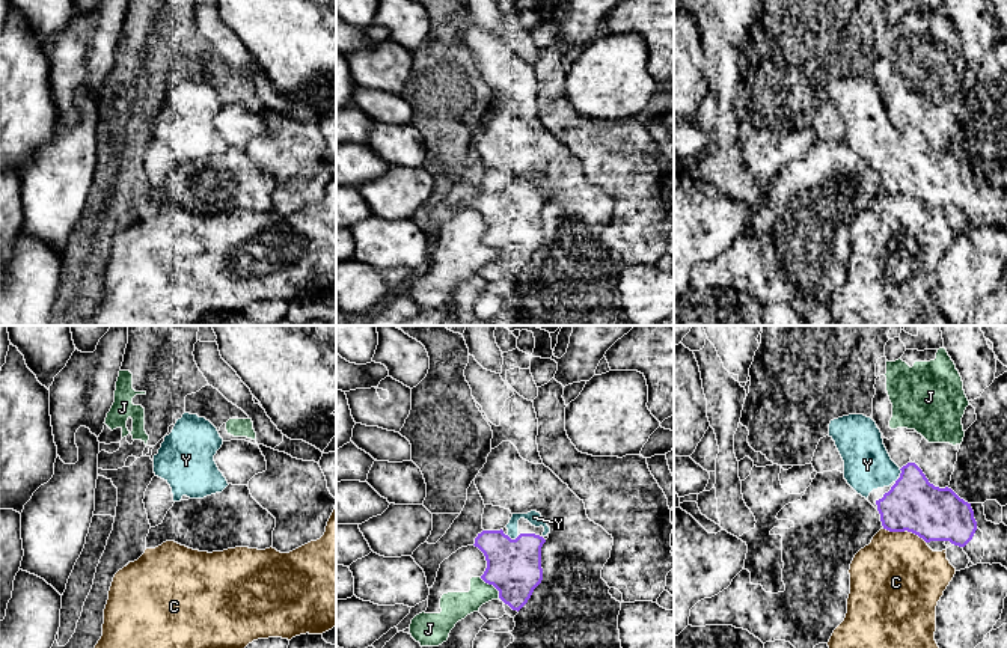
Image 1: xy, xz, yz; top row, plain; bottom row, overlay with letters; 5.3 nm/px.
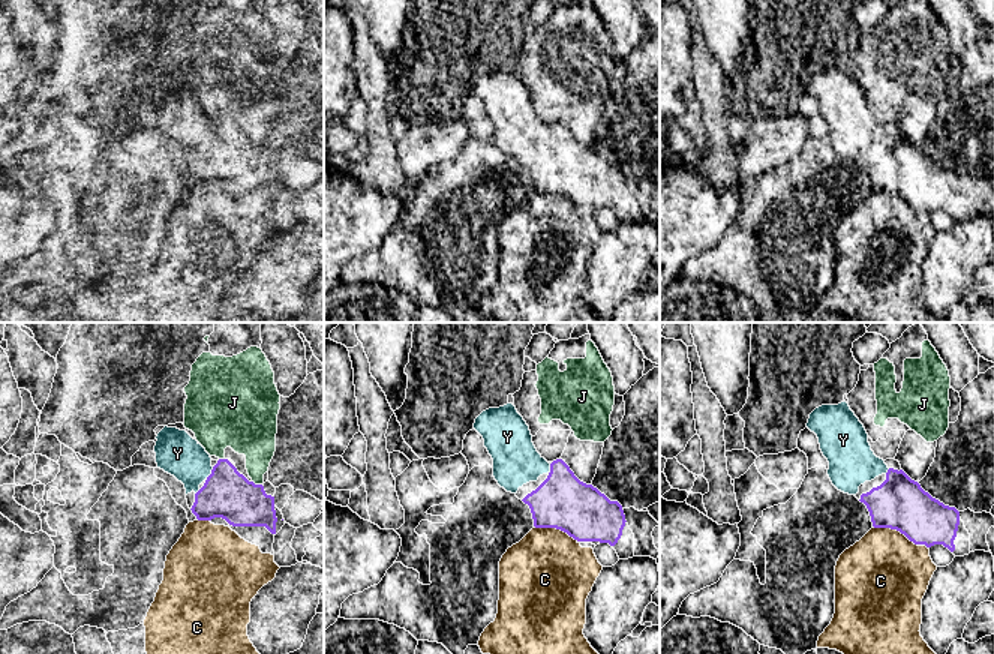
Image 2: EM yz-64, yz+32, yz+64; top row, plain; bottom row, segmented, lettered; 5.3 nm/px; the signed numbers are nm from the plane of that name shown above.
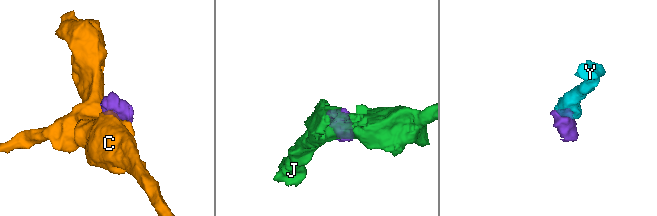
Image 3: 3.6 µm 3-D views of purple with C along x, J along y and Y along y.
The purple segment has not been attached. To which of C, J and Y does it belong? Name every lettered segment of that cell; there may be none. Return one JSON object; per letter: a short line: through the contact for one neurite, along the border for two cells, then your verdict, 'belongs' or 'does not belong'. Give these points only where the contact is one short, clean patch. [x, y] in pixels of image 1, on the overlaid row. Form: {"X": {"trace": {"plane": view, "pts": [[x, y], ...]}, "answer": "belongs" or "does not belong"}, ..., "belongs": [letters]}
{"C": {"answer": "does not belong"}, "J": {"answer": "does not belong"}, "Y": {"answer": "belongs"}, "belongs": ["Y"]}

